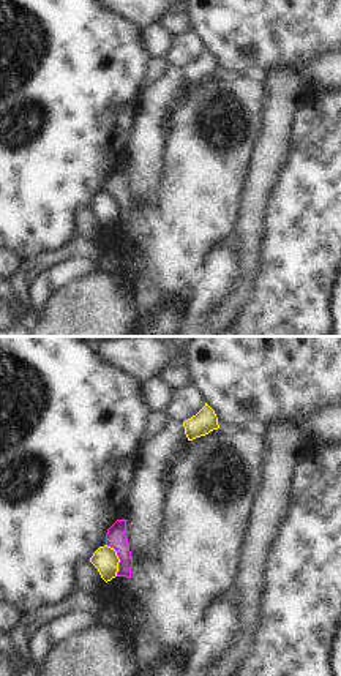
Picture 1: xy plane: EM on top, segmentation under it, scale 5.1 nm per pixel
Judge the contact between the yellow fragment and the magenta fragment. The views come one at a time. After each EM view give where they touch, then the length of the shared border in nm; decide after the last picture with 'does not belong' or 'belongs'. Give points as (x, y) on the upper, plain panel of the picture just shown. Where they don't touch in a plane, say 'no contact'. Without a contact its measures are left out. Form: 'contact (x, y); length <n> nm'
contact (119, 206); length 180 nm

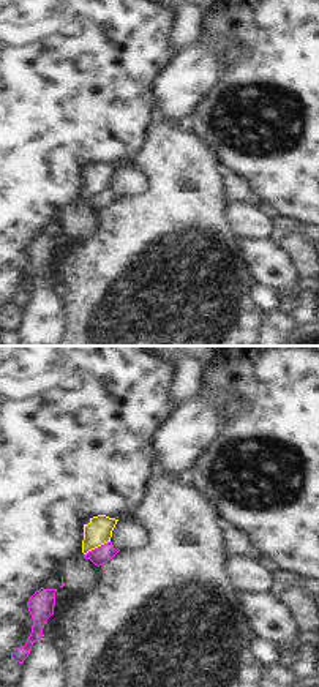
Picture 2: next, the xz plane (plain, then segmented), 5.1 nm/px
contact (97, 193); length 150 nm

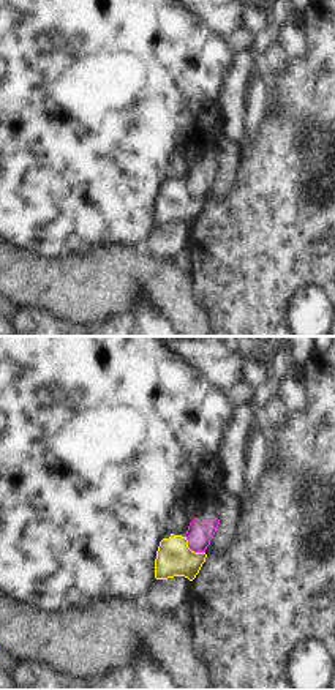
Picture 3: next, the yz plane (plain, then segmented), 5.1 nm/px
contact (190, 196); length 140 nm

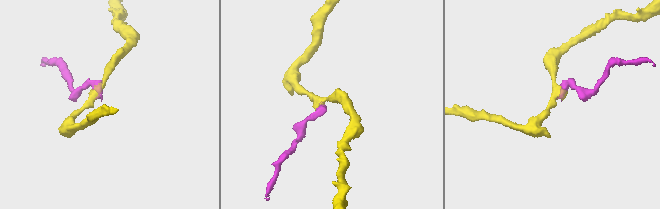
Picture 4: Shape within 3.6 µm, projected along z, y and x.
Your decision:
does not belong

